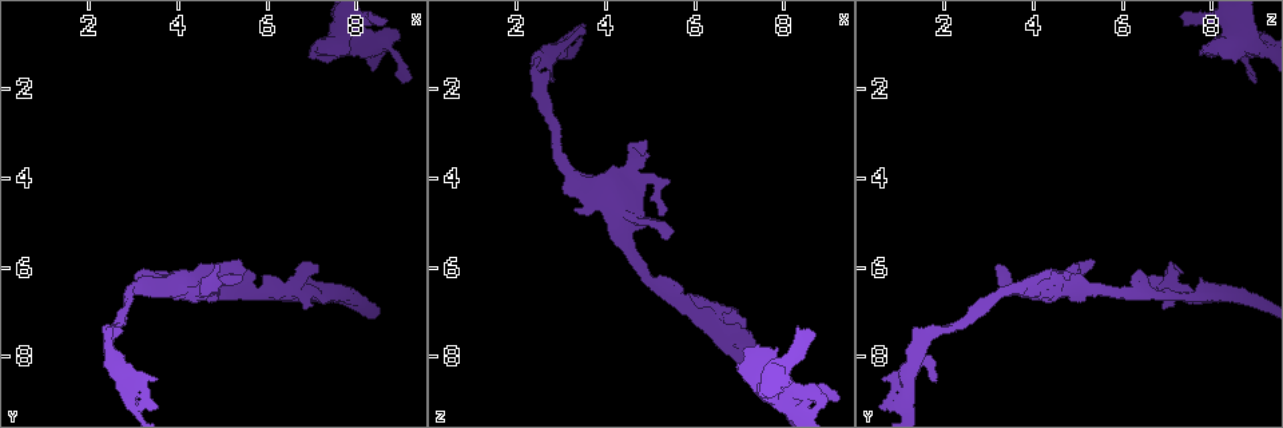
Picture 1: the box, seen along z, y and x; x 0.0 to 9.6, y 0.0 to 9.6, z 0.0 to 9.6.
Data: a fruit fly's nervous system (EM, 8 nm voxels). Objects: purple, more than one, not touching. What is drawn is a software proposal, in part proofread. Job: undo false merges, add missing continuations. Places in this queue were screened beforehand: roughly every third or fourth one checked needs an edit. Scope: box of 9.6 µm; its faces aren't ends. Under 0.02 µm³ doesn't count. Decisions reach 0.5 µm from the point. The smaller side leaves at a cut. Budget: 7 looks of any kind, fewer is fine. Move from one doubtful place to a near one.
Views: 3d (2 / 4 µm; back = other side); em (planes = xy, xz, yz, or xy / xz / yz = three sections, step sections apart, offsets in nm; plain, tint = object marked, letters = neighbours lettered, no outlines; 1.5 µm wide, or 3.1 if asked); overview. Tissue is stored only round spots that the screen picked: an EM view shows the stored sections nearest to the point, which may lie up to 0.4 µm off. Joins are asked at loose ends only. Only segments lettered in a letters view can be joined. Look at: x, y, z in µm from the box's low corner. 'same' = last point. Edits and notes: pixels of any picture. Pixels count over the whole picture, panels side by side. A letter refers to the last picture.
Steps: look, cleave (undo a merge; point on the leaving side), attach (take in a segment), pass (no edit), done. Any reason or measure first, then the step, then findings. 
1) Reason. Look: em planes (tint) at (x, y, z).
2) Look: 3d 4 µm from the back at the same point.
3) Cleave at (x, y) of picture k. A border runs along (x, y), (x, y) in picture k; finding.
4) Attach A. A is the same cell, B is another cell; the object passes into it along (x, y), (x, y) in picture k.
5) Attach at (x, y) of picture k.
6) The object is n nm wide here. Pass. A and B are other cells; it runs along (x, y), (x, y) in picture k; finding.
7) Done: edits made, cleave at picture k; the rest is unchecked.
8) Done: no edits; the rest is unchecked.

Look: em planes (letters) at (2.75, 8.60, 1.80).

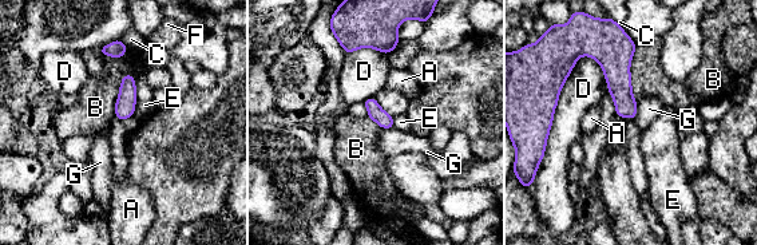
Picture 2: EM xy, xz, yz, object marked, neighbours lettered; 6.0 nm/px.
The longest contact is with D, 650 nm. Pass. A, B, C, D, E, F and G are other cells; a border runs along (637, 105), (634, 118) in picture 2; none of them fits.

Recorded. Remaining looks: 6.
An open end. Look: 3d 2 µm at (7.05, 6.15, 7.40).

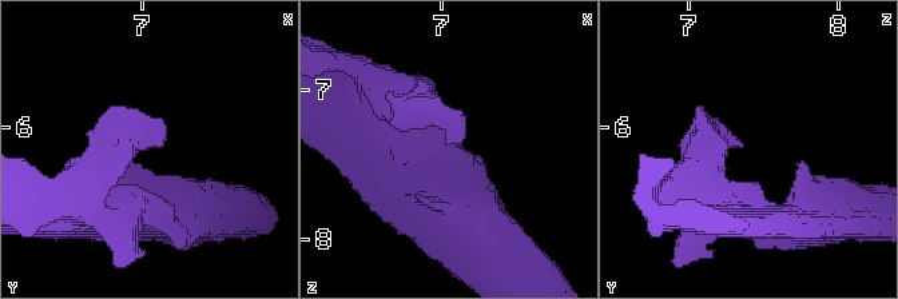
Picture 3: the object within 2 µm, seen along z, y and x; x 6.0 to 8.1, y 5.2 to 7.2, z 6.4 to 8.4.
Now the EM. Look: em planes (letters) at (7.08, 6.10, 7.38).

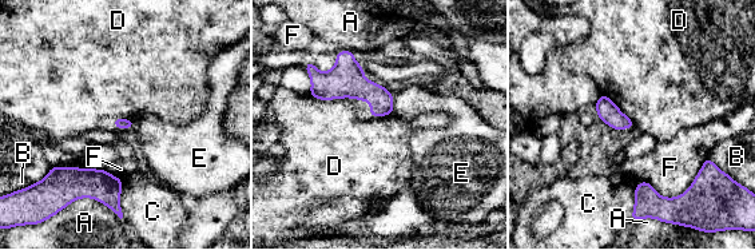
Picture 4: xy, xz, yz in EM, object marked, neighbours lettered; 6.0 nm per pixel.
Pass. A, B, C, D, E and F are other cells; a border runs along (310, 94), (321, 99), (354, 99) in picture 4; no lettered segment goes on from it.

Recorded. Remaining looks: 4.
Thin end. Look: 3d 4 µm from the back at (9.10, 1.80, 8.90).

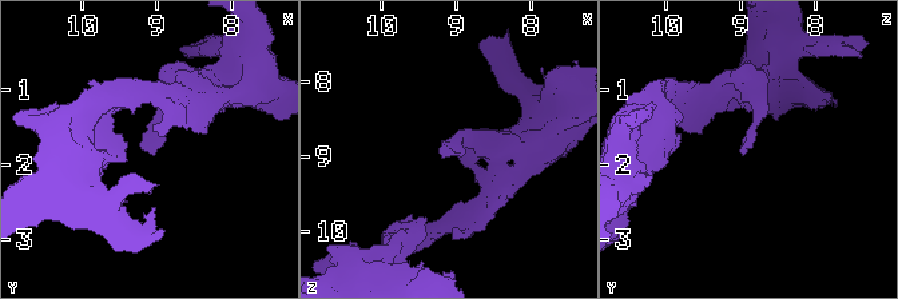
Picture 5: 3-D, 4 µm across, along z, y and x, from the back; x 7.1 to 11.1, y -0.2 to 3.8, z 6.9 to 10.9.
Look: em planes (letters) at (9.00, 1.80, 8.90).

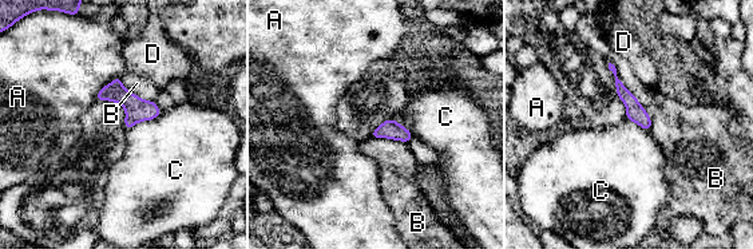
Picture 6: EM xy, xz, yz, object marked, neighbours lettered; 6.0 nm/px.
Pass. A, B, C and D are other cells; it runs along (619, 87), (648, 125) in picture 6; no lettered segment goes on from it.

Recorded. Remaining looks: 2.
Done: no edits; the rest is unchecked.

